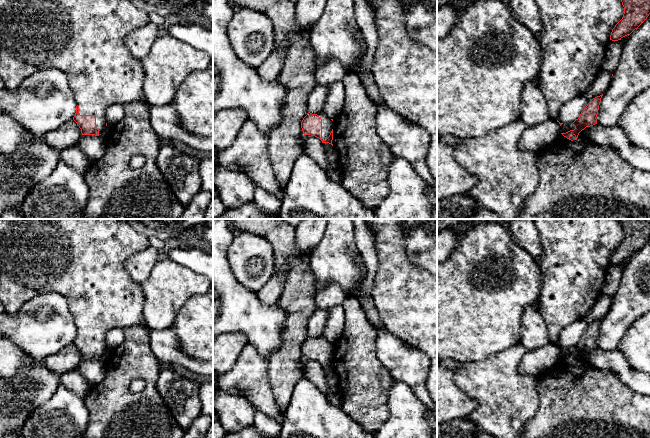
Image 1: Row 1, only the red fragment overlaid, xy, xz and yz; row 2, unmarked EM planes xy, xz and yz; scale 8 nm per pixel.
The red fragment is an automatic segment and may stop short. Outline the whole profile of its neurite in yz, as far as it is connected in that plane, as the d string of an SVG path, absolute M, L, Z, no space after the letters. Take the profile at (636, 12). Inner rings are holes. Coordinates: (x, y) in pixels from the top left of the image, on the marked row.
M535 0L542 30L536 36L542 62L538 86L545 95L550 118L558 120L560 108L585 92L603 69L608 42L621 40L650 14L650 0Z

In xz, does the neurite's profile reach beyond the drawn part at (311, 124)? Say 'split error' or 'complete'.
split error

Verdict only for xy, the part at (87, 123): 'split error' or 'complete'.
split error

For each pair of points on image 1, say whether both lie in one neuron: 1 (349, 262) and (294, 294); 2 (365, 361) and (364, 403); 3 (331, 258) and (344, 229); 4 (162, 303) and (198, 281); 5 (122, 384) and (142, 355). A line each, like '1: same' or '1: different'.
1: different
2: same
3: same
4: same
5: same

